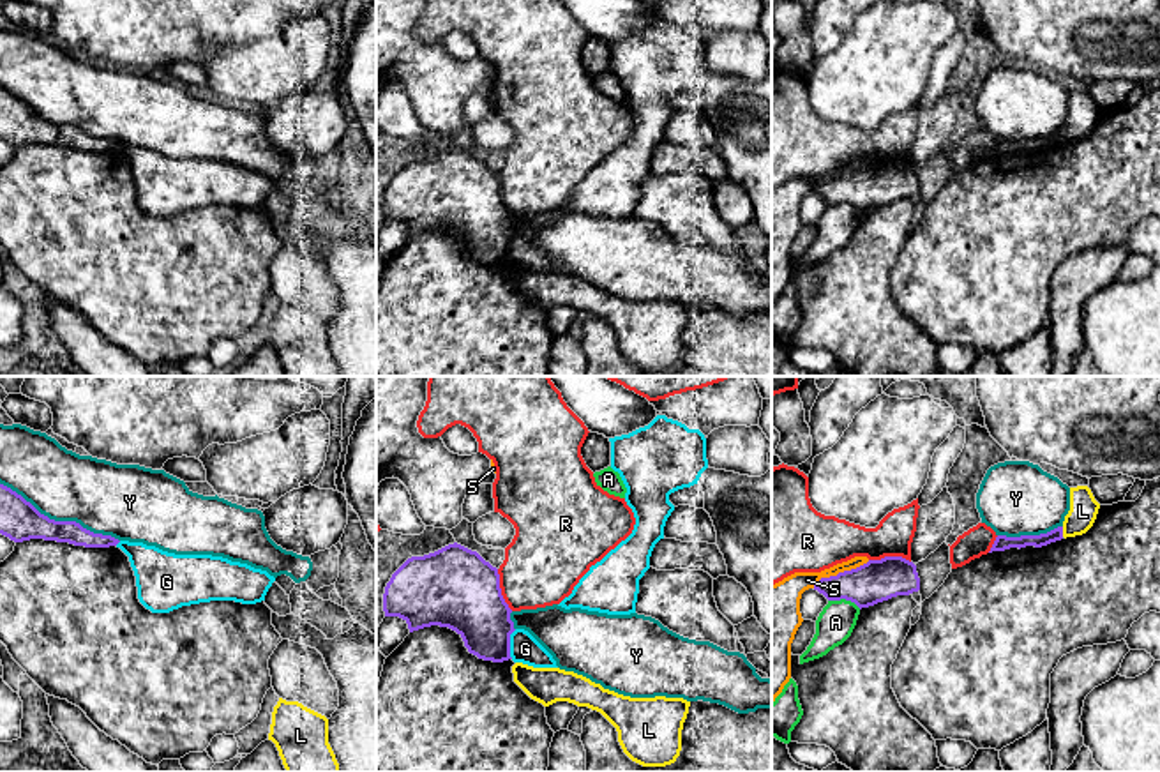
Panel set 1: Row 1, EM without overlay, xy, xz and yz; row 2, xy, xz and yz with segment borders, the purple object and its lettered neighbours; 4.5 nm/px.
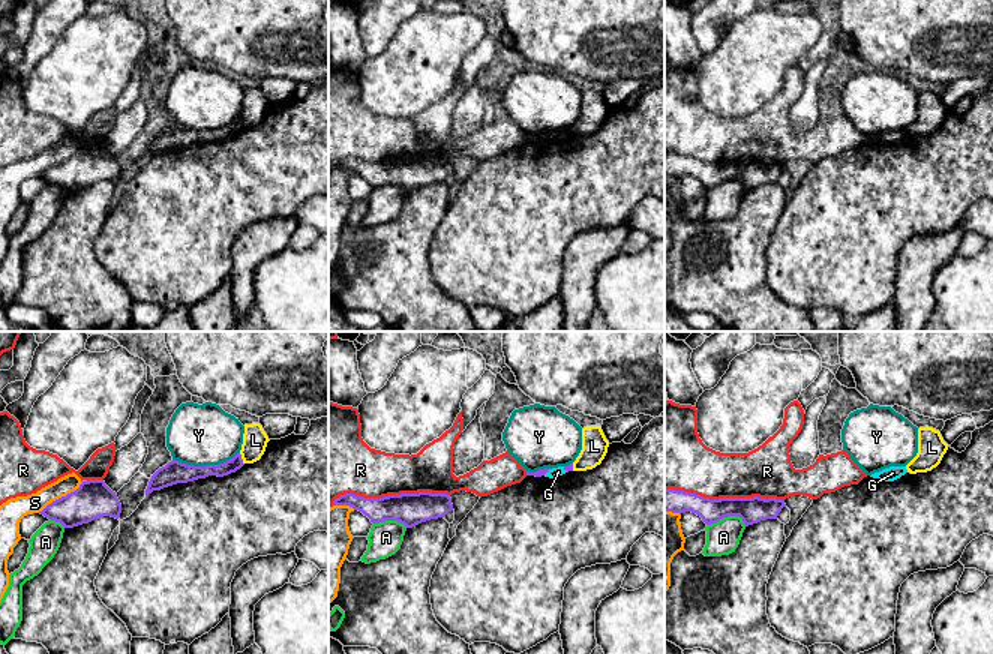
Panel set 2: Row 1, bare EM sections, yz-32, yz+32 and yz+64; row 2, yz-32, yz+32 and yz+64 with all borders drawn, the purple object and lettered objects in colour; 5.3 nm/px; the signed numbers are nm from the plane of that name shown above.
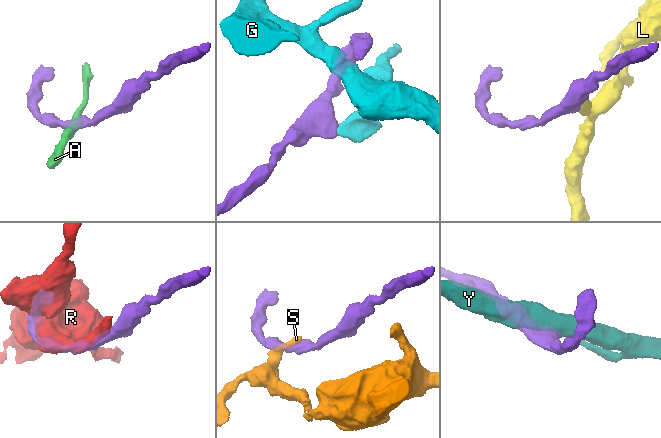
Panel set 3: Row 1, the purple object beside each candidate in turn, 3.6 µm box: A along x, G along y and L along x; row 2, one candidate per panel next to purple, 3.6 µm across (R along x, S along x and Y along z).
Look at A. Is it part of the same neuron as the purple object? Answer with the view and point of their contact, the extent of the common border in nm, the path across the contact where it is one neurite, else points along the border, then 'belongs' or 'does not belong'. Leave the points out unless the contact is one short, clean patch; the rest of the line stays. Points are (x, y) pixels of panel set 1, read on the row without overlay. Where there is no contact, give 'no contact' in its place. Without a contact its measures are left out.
meets purple in yz at (844, 202); contact 160 nm long; border along yz (828, 204), (850, 204), (860, 212); does not belong

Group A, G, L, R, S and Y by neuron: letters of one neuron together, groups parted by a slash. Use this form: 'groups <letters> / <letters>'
groups A / G / L / R / S / Y

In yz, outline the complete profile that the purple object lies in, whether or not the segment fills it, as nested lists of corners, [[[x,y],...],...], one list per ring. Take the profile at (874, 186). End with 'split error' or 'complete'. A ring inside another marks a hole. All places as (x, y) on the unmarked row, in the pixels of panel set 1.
[[[885,161],[837,180],[821,182],[814,194],[828,205],[846,203],[862,214],[897,200],[918,196],[920,182],[913,166],[902,161]]]; complete

